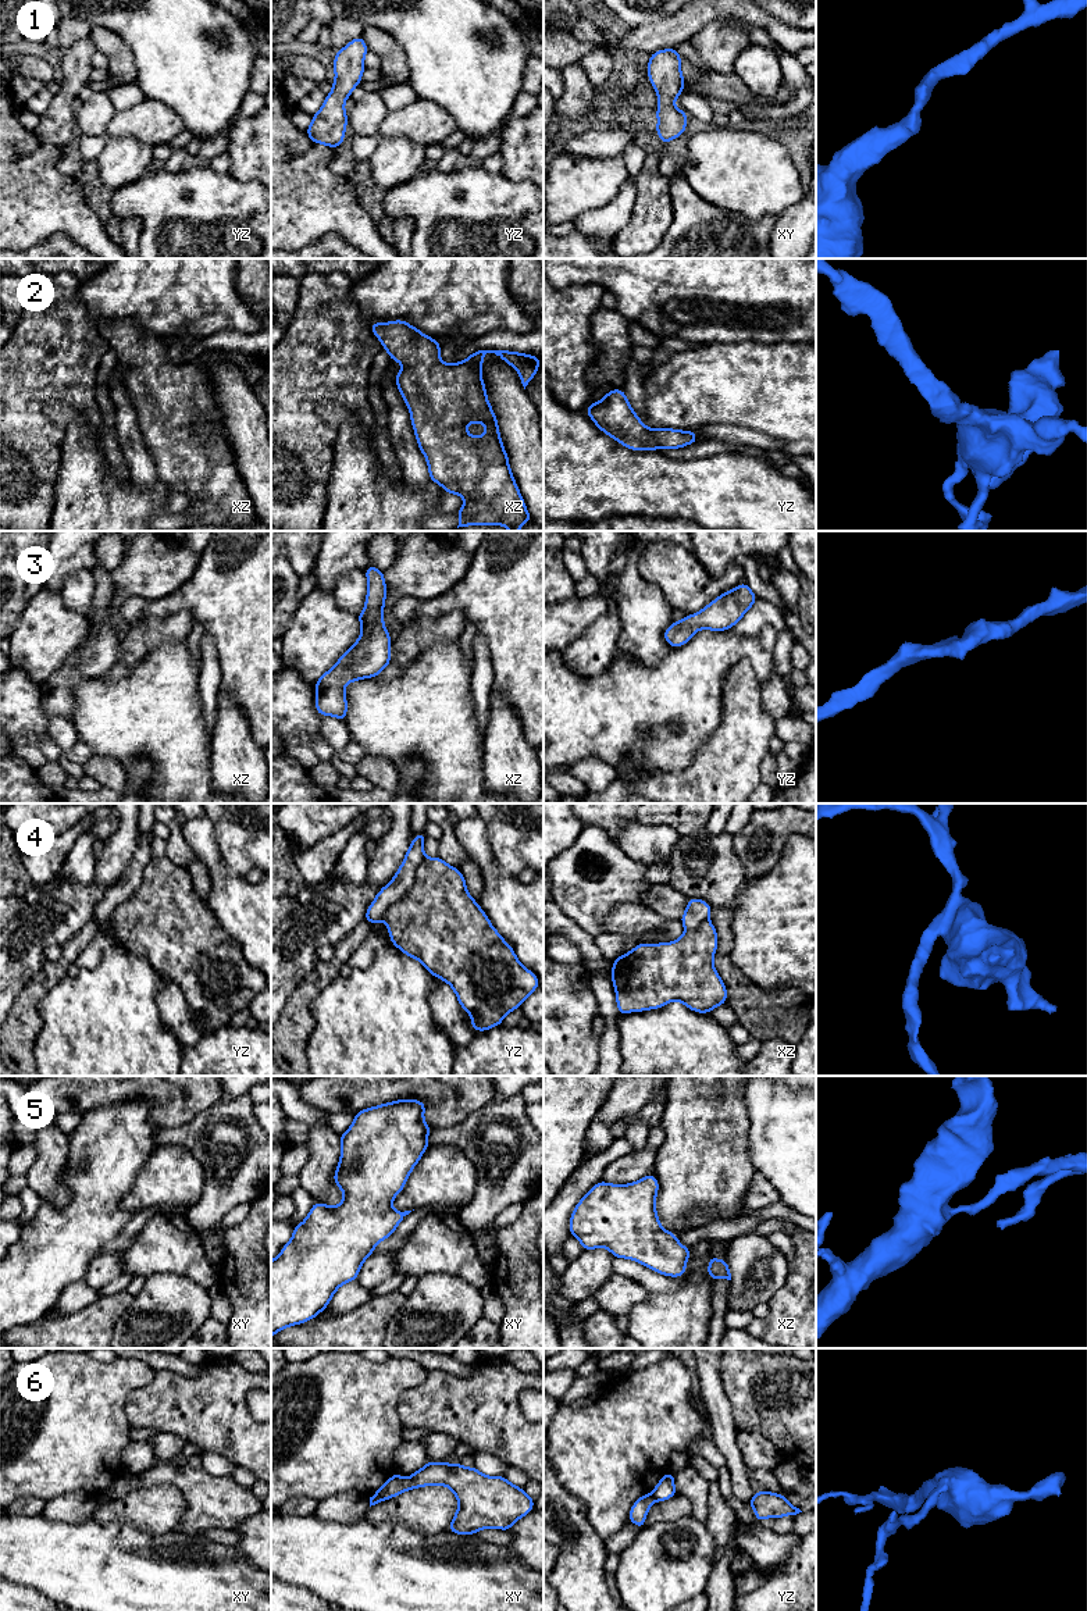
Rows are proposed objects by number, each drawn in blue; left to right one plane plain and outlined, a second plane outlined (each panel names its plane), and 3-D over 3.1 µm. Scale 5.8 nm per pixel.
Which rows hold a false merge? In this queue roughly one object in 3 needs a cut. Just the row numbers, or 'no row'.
4, 6

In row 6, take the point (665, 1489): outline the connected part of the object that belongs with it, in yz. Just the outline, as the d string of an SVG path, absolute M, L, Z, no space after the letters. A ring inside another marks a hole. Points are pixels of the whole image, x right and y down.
M669 1471L667 1473L663 1475L660 1482L655 1486L652 1496L656 1501L666 1501L677 1496L673 1472Z

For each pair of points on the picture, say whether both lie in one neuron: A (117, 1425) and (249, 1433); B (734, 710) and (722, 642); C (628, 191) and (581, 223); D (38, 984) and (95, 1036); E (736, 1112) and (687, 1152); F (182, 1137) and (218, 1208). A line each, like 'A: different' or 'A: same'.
A: different
B: different
C: same
D: different
E: same
F: same

